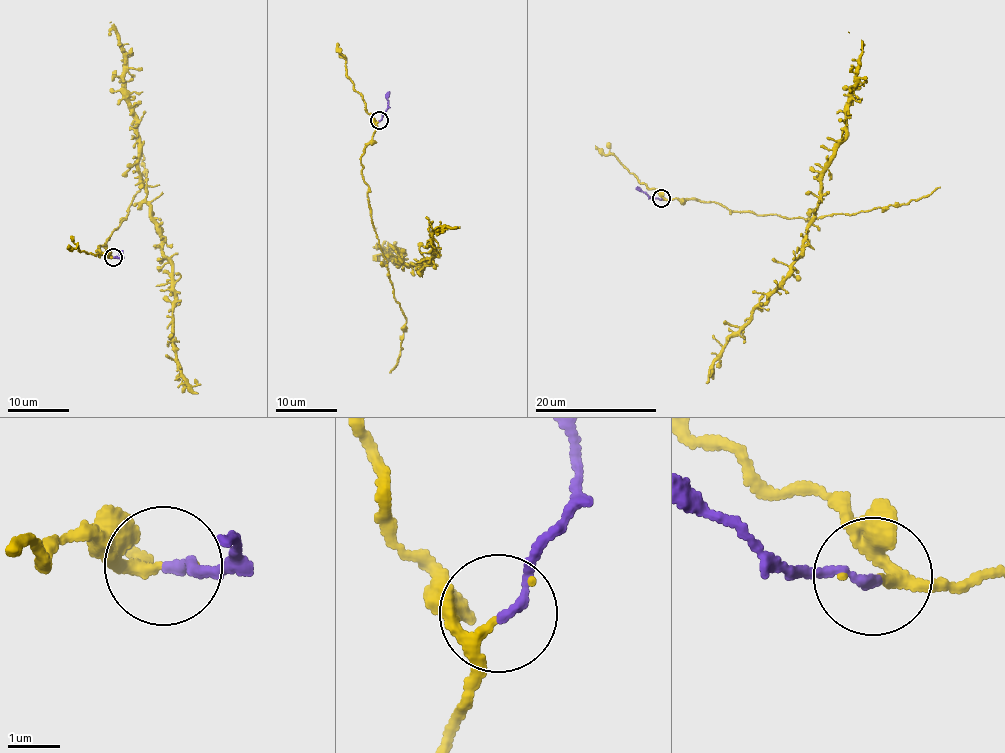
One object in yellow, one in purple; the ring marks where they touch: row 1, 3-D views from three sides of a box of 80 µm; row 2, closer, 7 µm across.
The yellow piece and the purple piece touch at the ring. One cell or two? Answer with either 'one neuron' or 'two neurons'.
one neuron

